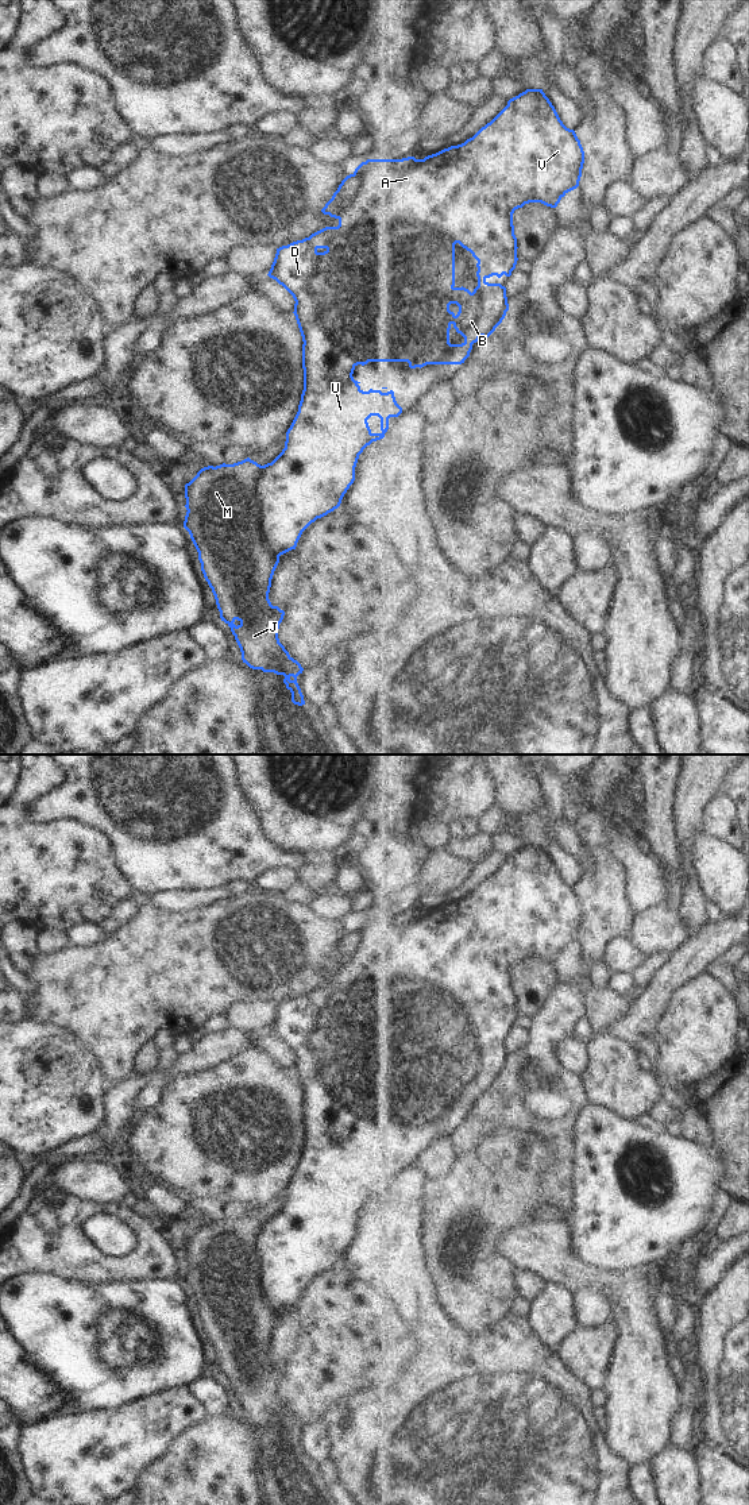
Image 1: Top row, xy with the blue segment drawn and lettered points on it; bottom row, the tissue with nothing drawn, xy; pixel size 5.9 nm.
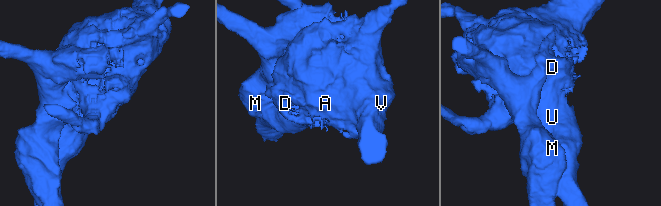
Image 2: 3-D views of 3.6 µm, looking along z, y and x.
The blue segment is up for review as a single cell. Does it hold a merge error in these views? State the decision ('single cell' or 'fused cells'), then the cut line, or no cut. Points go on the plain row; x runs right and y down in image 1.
fused cells; cut xy (262, 1222), (255, 1241), (259, 1287), (267, 1301), (278, 1312)

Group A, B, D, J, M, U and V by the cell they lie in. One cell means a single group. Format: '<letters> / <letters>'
A B D U V / J M

